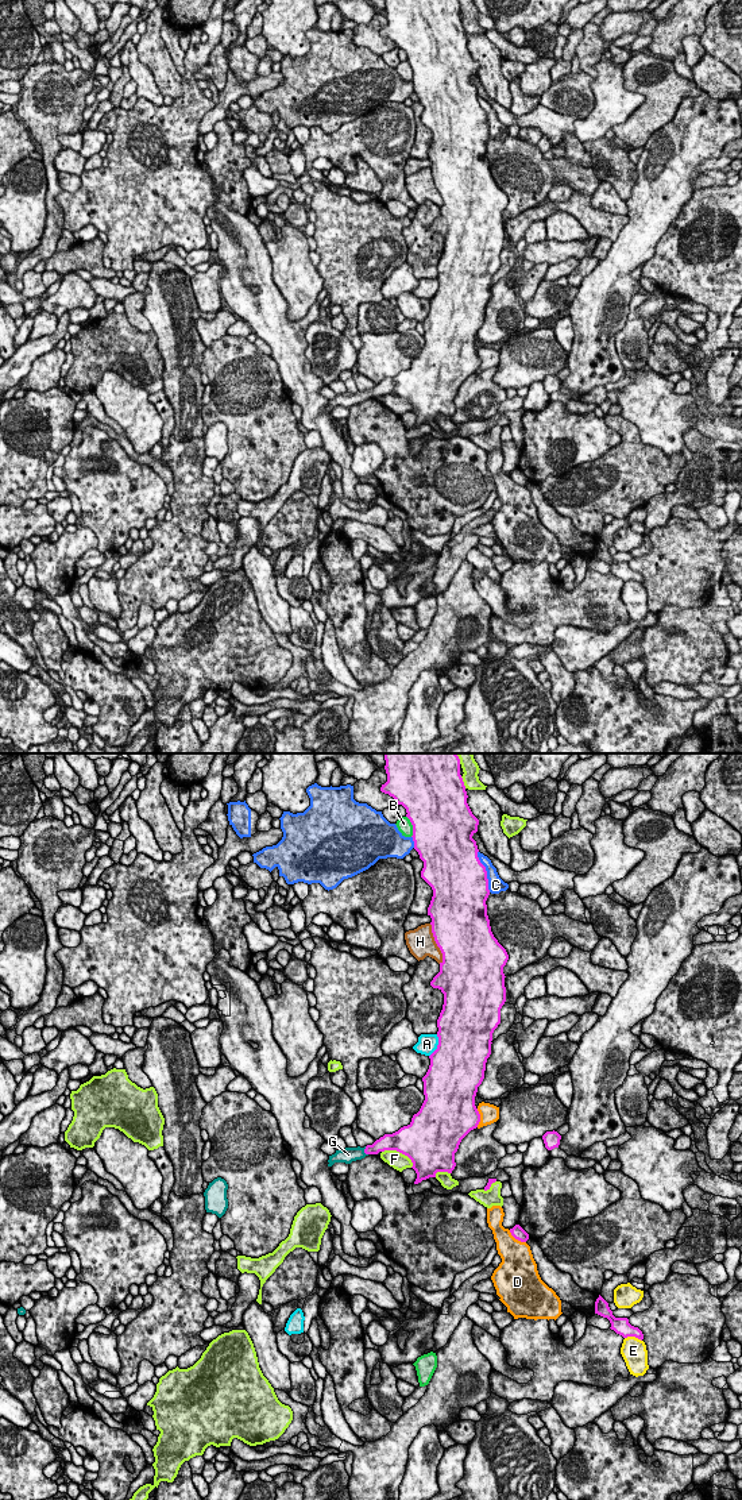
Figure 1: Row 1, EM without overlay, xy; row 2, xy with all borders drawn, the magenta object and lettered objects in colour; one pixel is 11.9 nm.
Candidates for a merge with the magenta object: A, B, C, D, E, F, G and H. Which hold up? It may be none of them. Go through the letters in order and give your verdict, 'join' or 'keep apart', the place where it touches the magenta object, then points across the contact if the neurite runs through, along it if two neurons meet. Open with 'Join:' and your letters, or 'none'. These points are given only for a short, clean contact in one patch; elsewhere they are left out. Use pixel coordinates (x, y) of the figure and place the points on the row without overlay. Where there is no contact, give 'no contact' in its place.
Join: G
A: keep apart | xy (437, 289)
B: keep apart | xy (413, 70)
C: keep apart | xy (486, 115)
D: keep apart | xy (517, 482)
E: keep apart | xy (633, 579)
F: keep apart | xy (400, 396)
G: join | xy (364, 394) | across xy (383, 388), (364, 394), (348, 398)
H: keep apart | xy (436, 186)

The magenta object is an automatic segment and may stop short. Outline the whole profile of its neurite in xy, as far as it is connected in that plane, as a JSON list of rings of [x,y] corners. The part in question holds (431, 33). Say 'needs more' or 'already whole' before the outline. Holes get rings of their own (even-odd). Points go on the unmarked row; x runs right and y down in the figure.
needs more; [[[384,0],[384,4],[387,26],[380,35],[406,53],[406,61],[413,69],[414,93],[424,105],[421,122],[433,134],[428,159],[432,162],[434,185],[443,197],[440,216],[430,225],[433,232],[444,238],[437,263],[438,289],[429,300],[430,309],[422,321],[425,344],[411,366],[393,378],[384,378],[372,389],[336,394],[329,400],[328,410],[397,394],[411,404],[411,412],[417,417],[414,428],[418,428],[436,421],[437,416],[452,417],[461,383],[480,366],[475,340],[484,323],[492,277],[501,267],[501,252],[506,246],[503,211],[509,198],[491,176],[486,149],[490,139],[487,115],[472,82],[479,63],[467,47],[459,0]]]

